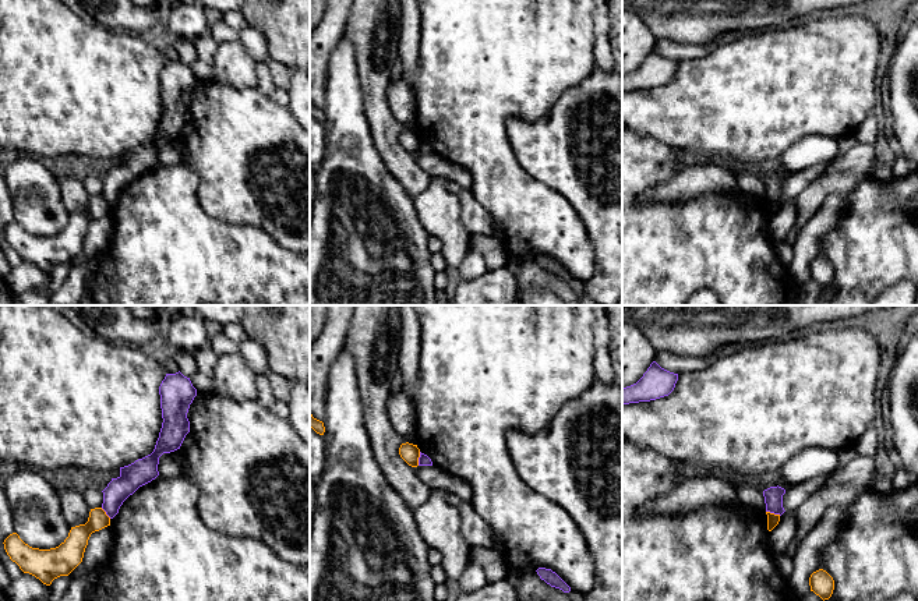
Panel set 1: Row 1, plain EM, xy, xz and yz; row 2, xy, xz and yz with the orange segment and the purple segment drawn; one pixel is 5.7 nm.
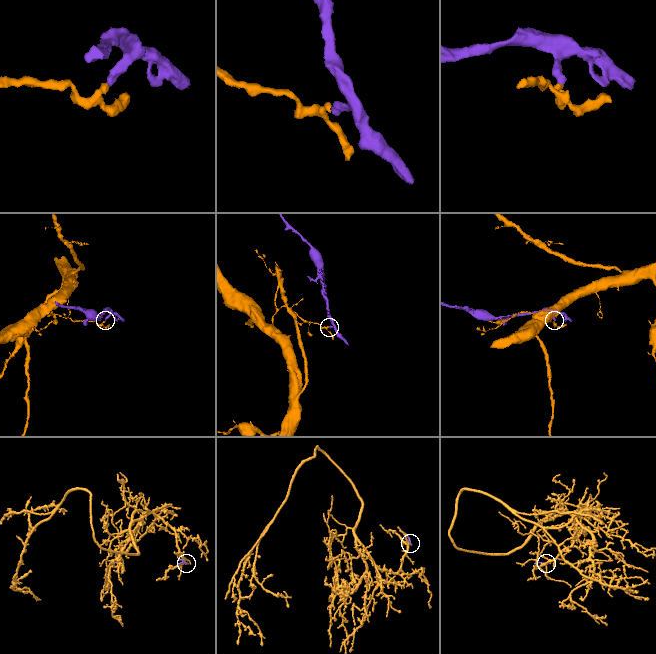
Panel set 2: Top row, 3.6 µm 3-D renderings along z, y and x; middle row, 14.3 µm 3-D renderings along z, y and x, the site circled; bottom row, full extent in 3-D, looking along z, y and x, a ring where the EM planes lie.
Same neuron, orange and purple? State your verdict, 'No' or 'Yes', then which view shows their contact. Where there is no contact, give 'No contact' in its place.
No. Touches orange in yz

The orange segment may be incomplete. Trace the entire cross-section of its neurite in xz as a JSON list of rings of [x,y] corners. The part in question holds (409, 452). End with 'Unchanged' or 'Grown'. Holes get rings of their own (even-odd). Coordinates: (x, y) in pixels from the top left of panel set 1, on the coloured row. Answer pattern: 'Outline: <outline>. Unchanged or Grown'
Outline: [[[402,443],[399,448],[400,457],[412,467],[419,466],[420,449],[413,443]]]. Unchanged

